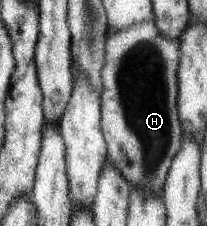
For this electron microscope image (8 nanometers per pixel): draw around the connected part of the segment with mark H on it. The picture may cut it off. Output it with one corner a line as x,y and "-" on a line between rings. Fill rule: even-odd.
143,20
143,22
139,22
139,24
133,24
133,26
129,26
129,28
123,28
123,30
119,30
119,32
115,30
110,30
107,32
105,37
105,42
103,42
103,52
105,52
105,56
103,56
103,66
101,66
101,72
99,72
99,76
101,76
101,92
100,92
100,129
103,133
105,142
106,142
106,159
107,162
111,162
119,172
121,172
121,176
125,178
125,182
130,184
133,188
141,188
141,190
145,190
145,192
149,192
149,194
159,194
162,196
163,194
163,182
165,182
165,175
171,166
171,160
173,160
173,156
177,154
177,150
179,150
179,146
181,146
181,137
182,130
181,125
179,124
179,117
177,112
177,79
176,79
176,70
178,67
178,42
173,42
173,40
167,40
157,28
155,28
154,20

